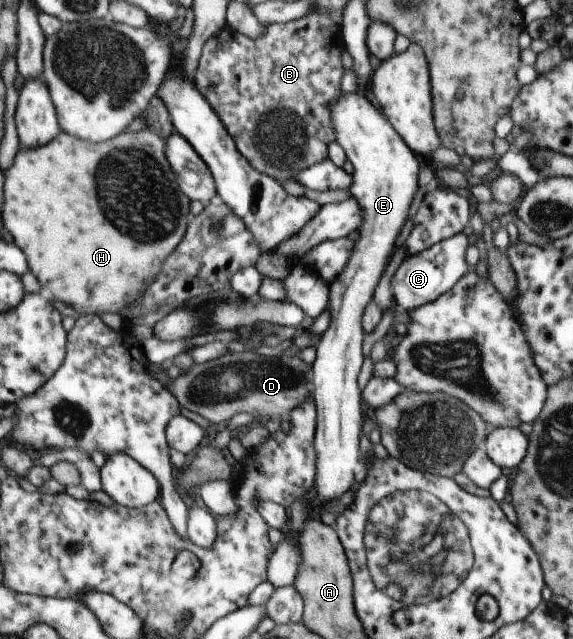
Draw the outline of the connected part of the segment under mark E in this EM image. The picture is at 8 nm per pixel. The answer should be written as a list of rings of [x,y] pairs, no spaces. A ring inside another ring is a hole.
[[[361,93],[343,94],[330,106],[330,118],[336,132],[336,142],[341,146],[345,158],[351,163],[352,182],[349,193],[363,211],[363,225],[359,227],[357,247],[353,247],[353,263],[345,267],[345,275],[341,279],[335,279],[329,285],[329,327],[319,337],[317,343],[317,357],[311,369],[311,395],[316,406],[316,431],[313,445],[317,455],[317,467],[315,475],[315,487],[317,502],[328,503],[338,501],[341,493],[347,491],[347,487],[353,483],[353,469],[359,461],[359,449],[357,449],[357,437],[361,431],[361,405],[359,405],[359,387],[357,387],[357,373],[361,367],[361,315],[369,299],[373,297],[373,289],[389,261],[393,243],[397,239],[397,233],[401,225],[407,219],[407,209],[415,197],[417,189],[417,161],[415,155],[407,149],[408,144],[401,141],[401,137],[391,129],[391,125],[381,117],[381,113],[361,97]]]

